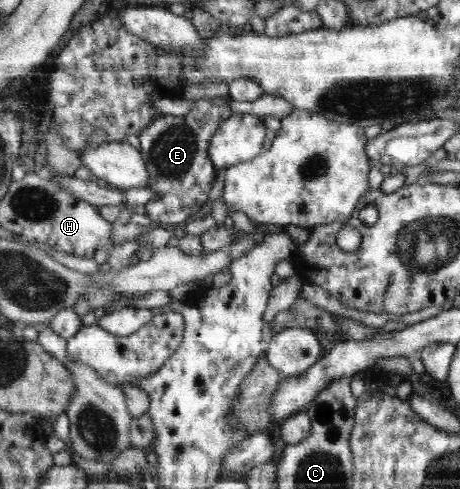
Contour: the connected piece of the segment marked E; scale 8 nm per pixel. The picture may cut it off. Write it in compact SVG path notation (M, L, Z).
M217 96L213 99L197 99L192 104L192 109L189 109L187 116L171 116L164 114L159 119L153 120L144 131L141 132L139 138L139 146L141 146L141 156L144 157L145 164L147 164L149 176L151 176L151 183L149 183L149 190L153 190L155 196L150 199L145 205L146 216L152 222L157 222L164 227L169 225L177 225L180 222L185 222L185 219L190 214L195 214L202 208L206 194L211 192L213 186L213 178L215 178L215 166L209 160L208 143L215 132L220 128L223 121L228 120L233 116L229 110L228 104L231 103L231 98Z

